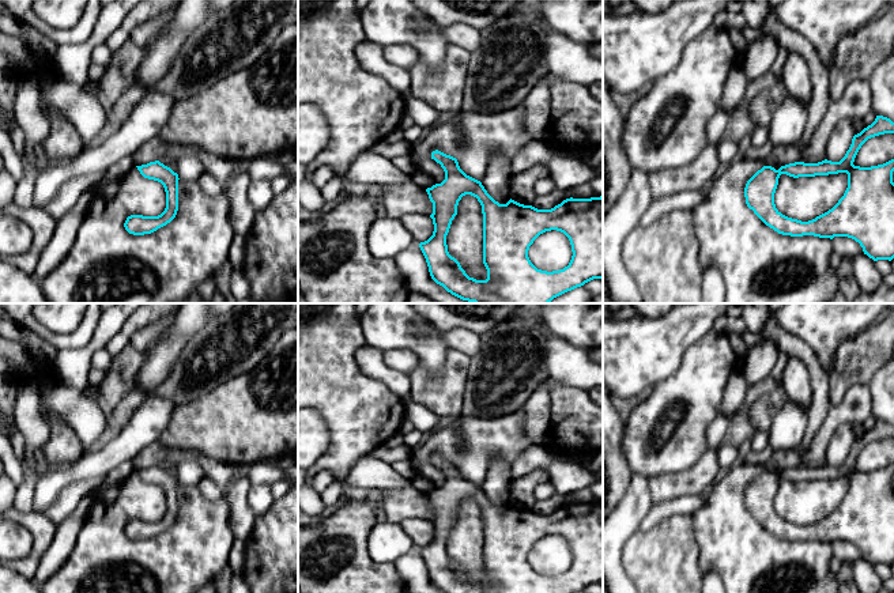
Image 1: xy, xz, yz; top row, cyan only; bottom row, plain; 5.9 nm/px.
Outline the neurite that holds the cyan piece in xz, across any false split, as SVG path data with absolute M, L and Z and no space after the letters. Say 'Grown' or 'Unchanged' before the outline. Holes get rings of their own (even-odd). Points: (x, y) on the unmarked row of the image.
Unchanged. M438 454L431 464L441 469L445 484L427 492L433 507L433 540L419 548L426 563L431 583L444 593L577 593L593 583L603 583L603 501L591 503L566 503L551 514L537 514L514 505L506 509L495 506L480 486L467 480L456 462ZM463 501L478 503L483 518L483 569L487 574L486 585L469 582L460 567L448 556L446 540L452 525L457 520L457 510ZM557 535L563 537L572 549L572 564L559 575L537 574L528 562L529 551L543 537Z

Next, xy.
Unchanged. M159 465L136 471L144 483L158 486L166 496L166 513L158 521L131 520L124 532L129 539L144 540L170 528L178 515L178 479Z

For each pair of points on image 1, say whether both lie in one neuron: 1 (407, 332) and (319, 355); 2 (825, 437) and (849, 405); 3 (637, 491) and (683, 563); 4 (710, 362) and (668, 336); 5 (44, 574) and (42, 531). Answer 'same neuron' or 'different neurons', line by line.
1: different neurons
2: same neuron
3: different neurons
4: different neurons
5: different neurons

